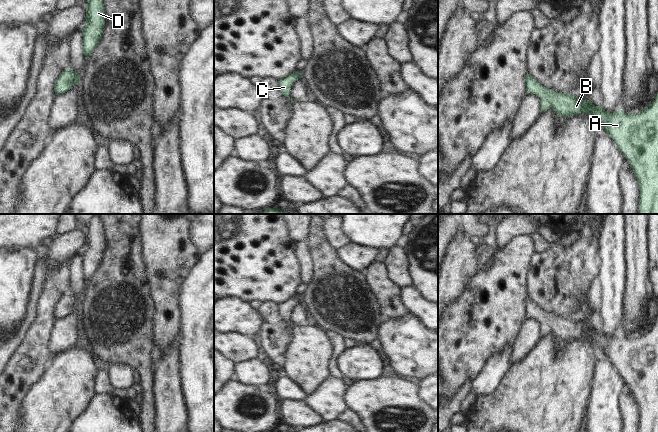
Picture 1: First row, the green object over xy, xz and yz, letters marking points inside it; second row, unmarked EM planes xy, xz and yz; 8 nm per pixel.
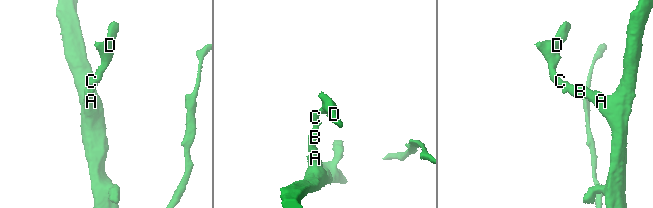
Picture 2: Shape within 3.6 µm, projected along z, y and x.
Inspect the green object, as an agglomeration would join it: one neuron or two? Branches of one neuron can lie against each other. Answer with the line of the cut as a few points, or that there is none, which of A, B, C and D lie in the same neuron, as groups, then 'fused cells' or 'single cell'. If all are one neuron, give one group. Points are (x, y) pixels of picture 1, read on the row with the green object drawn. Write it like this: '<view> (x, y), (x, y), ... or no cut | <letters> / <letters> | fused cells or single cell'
no cut | A B C D | single cell

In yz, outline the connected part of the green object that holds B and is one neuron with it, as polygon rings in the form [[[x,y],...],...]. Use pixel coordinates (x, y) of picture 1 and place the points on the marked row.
[[[529,74],[526,93],[540,98],[542,112],[552,108],[562,117],[589,114],[630,162],[640,185],[638,214],[658,214],[658,92],[652,104],[639,114],[623,110],[607,113],[603,106],[545,88]]]

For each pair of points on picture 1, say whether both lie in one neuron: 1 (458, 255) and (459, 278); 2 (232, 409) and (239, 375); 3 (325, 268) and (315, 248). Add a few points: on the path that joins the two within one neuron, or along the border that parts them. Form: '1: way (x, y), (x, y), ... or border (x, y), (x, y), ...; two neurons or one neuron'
1: way (459, 261), (459, 272); one neuron
2: border (231, 379), (261, 387); two neurons
3: way (325, 263), (325, 258), (320, 253); one neuron

